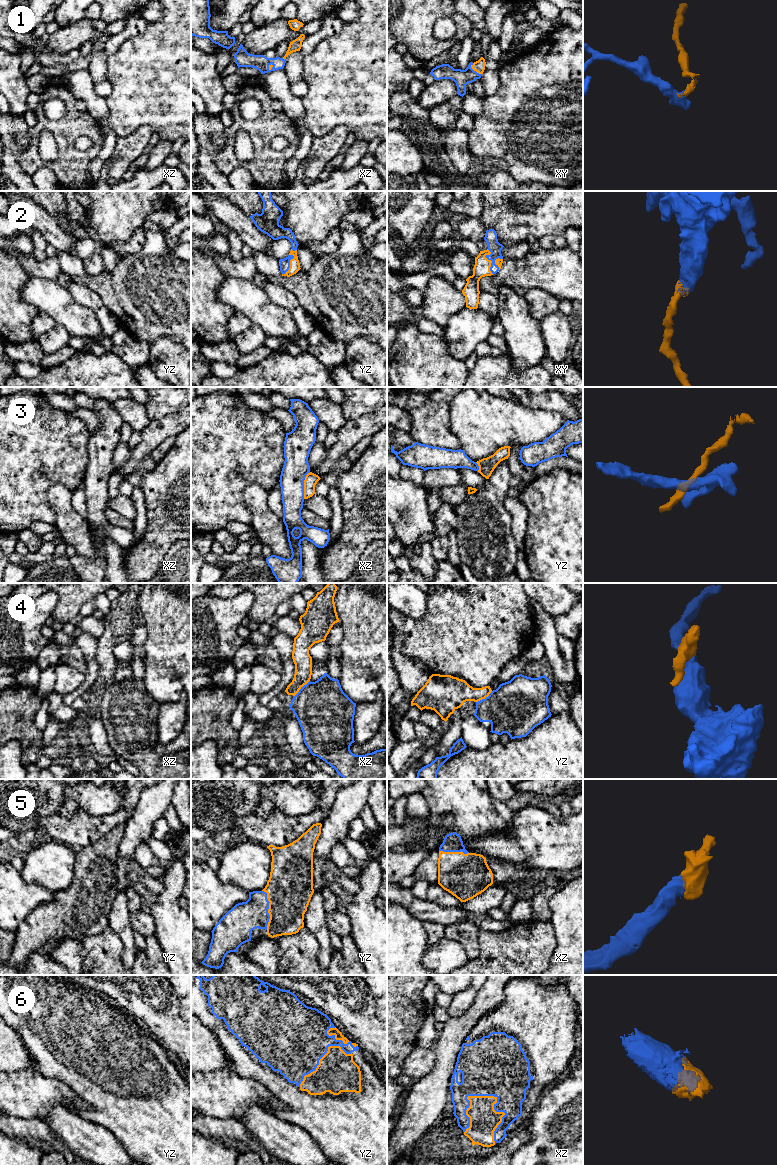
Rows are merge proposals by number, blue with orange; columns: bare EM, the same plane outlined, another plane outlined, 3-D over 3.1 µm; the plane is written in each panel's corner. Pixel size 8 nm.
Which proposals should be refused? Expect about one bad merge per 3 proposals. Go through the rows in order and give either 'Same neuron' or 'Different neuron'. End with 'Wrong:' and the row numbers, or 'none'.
1: Same neuron
2: Same neuron
3: Different neuron
4: Different neuron
5: Same neuron
6: Same neuron
Wrong: 3, 4

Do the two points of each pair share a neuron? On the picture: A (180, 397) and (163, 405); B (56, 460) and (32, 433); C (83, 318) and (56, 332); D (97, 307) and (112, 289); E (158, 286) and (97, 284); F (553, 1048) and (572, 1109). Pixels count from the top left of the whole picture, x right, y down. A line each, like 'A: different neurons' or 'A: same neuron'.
A: same neuron
B: same neuron
C: different neurons
D: different neurons
E: same neuron
F: different neurons

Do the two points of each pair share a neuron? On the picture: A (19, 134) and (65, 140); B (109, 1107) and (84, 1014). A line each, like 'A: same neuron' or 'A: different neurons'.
A: different neurons
B: same neuron

